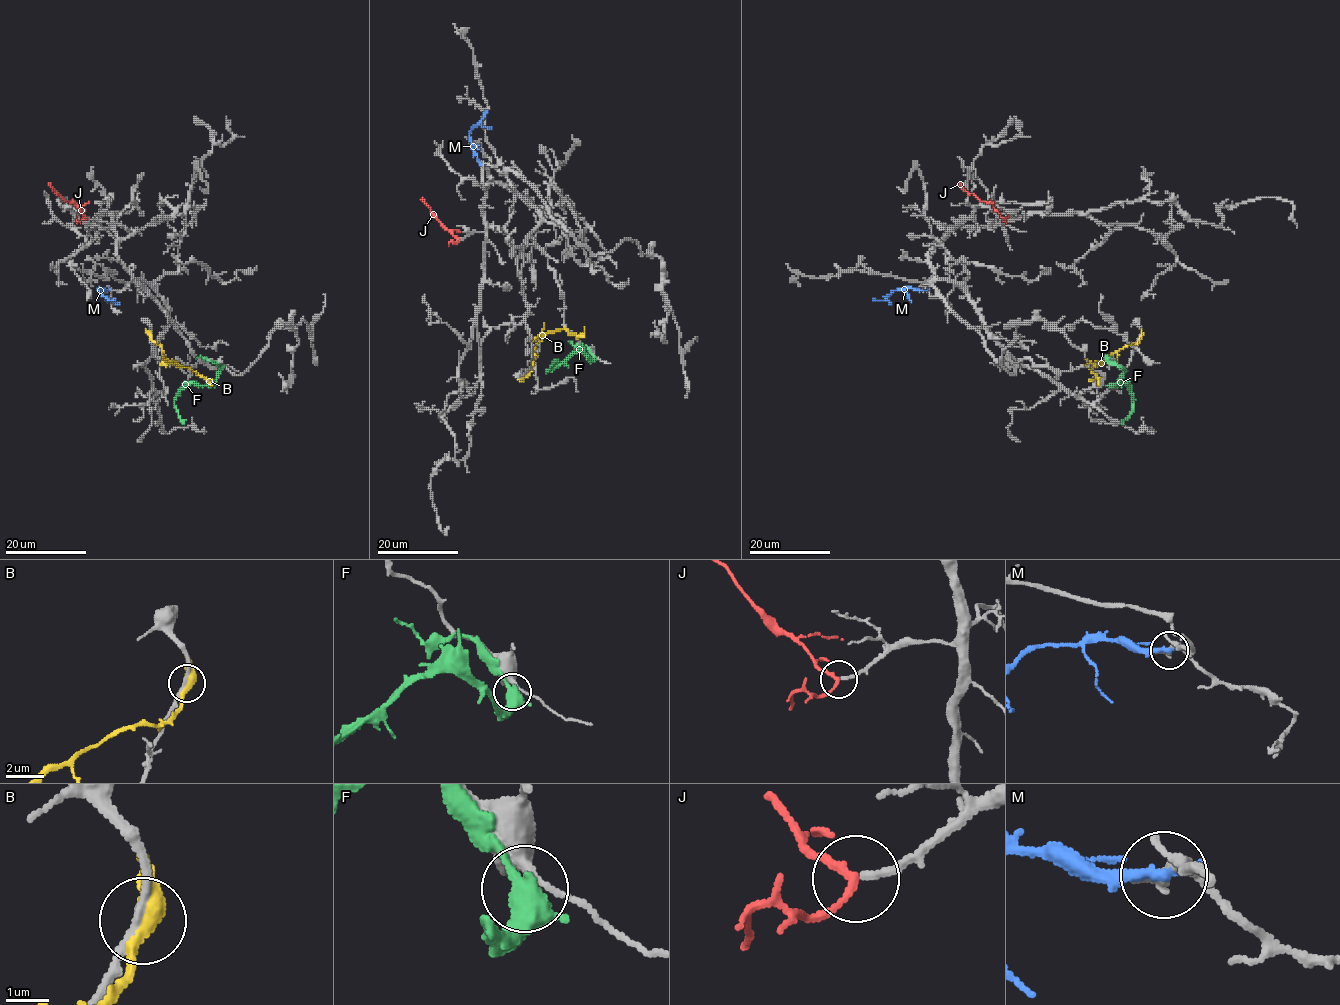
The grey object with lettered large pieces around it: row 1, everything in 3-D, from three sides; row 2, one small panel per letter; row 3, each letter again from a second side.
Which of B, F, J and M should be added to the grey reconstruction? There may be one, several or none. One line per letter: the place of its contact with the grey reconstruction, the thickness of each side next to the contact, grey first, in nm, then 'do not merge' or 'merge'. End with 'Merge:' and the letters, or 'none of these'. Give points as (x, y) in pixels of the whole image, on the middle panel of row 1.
B: meets grey at (522, 379); 220 nm thick on the grey side, 420 nm on the other; do not merge
F: meets grey at (593, 356); 240 nm thick on the grey side, 440 nm on the other; do not merge
J: meets grey at (459, 240); 180 nm thick on the grey side, 170 nm on the other; merge
M: meets grey at (479, 161); 220 nm thick on the grey side, 280 nm on the other; do not merge
Merge: J

